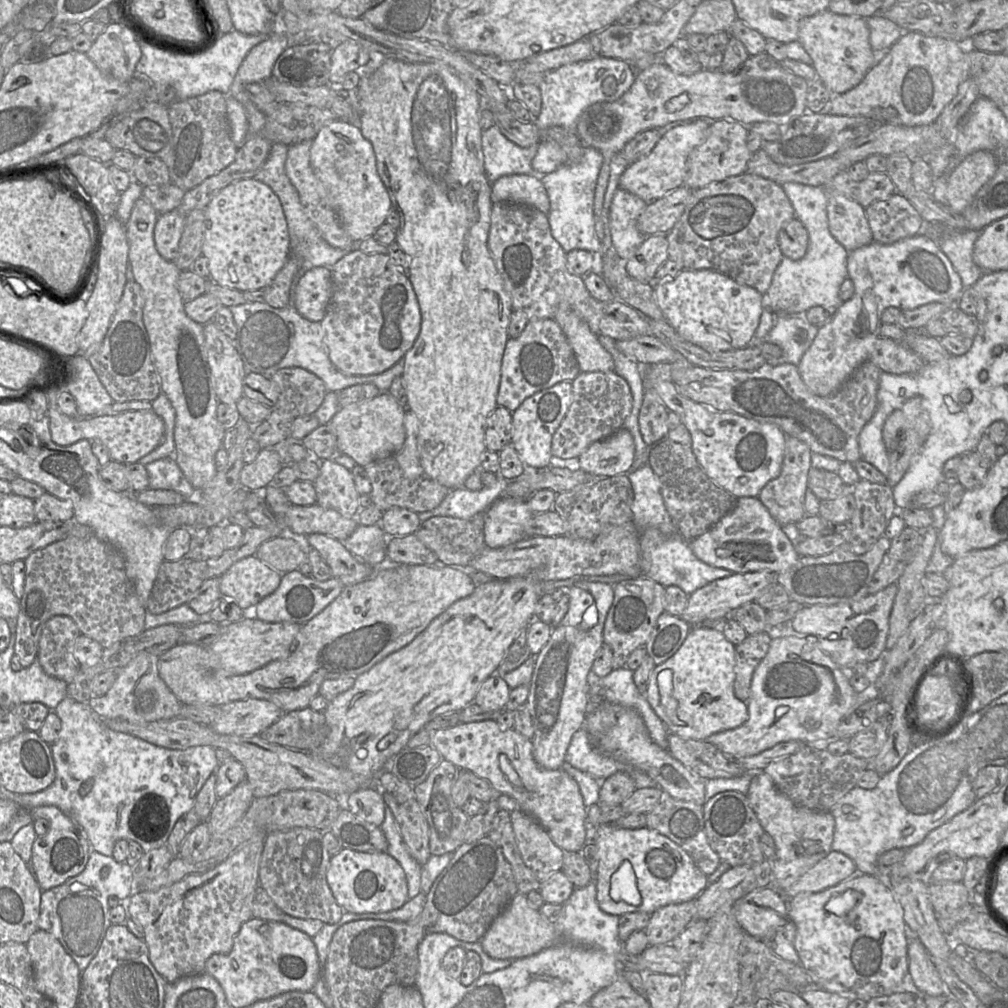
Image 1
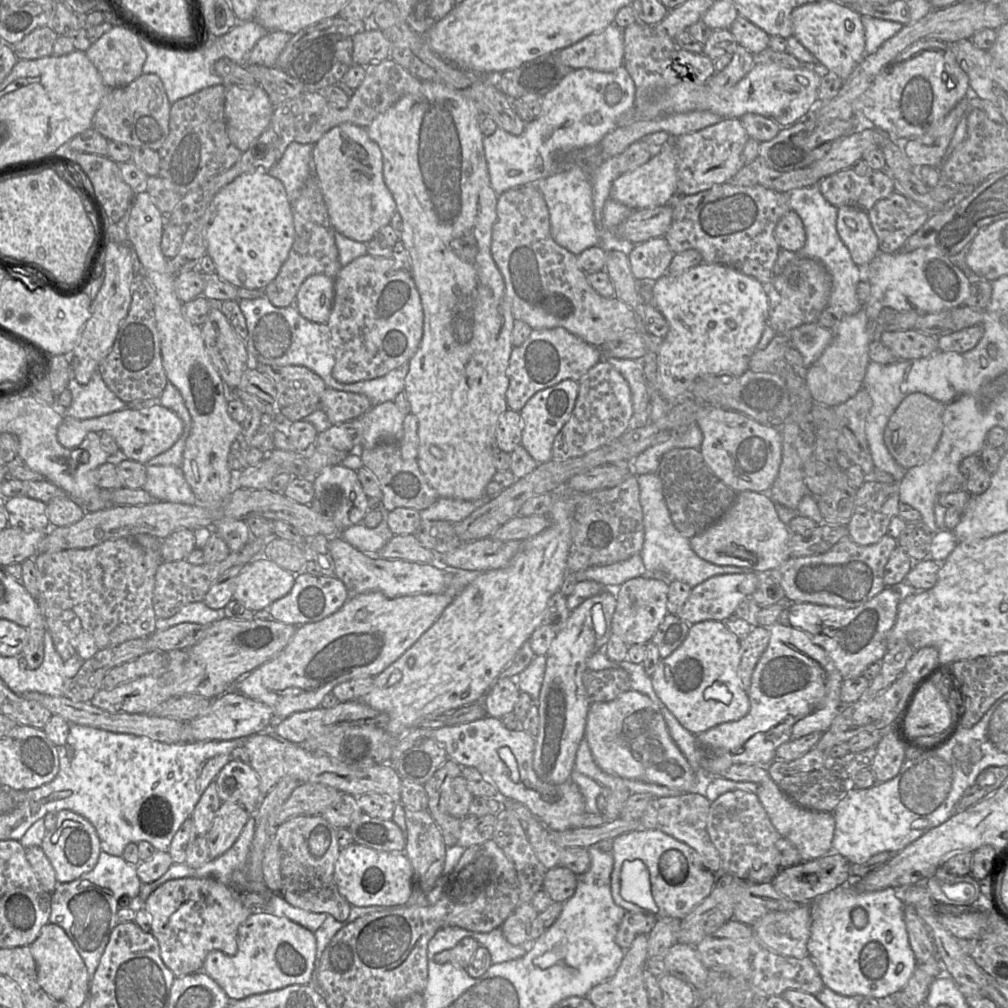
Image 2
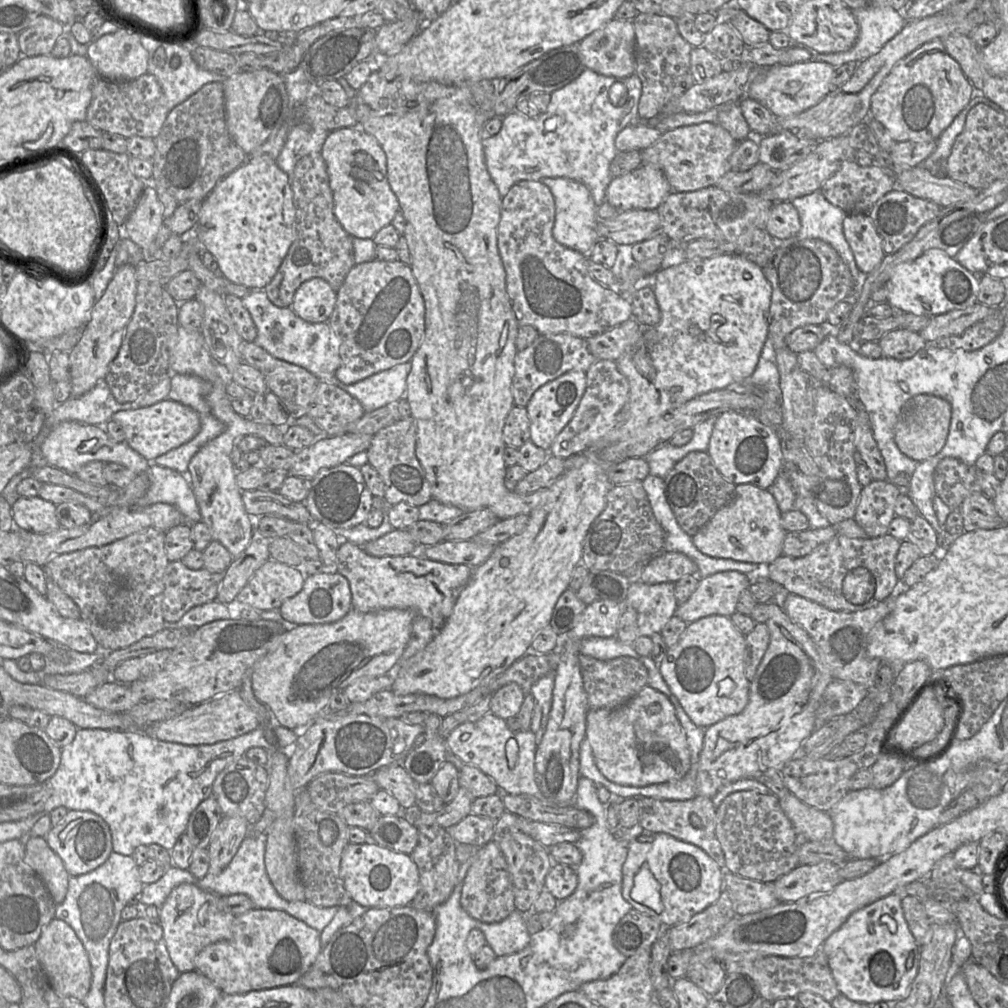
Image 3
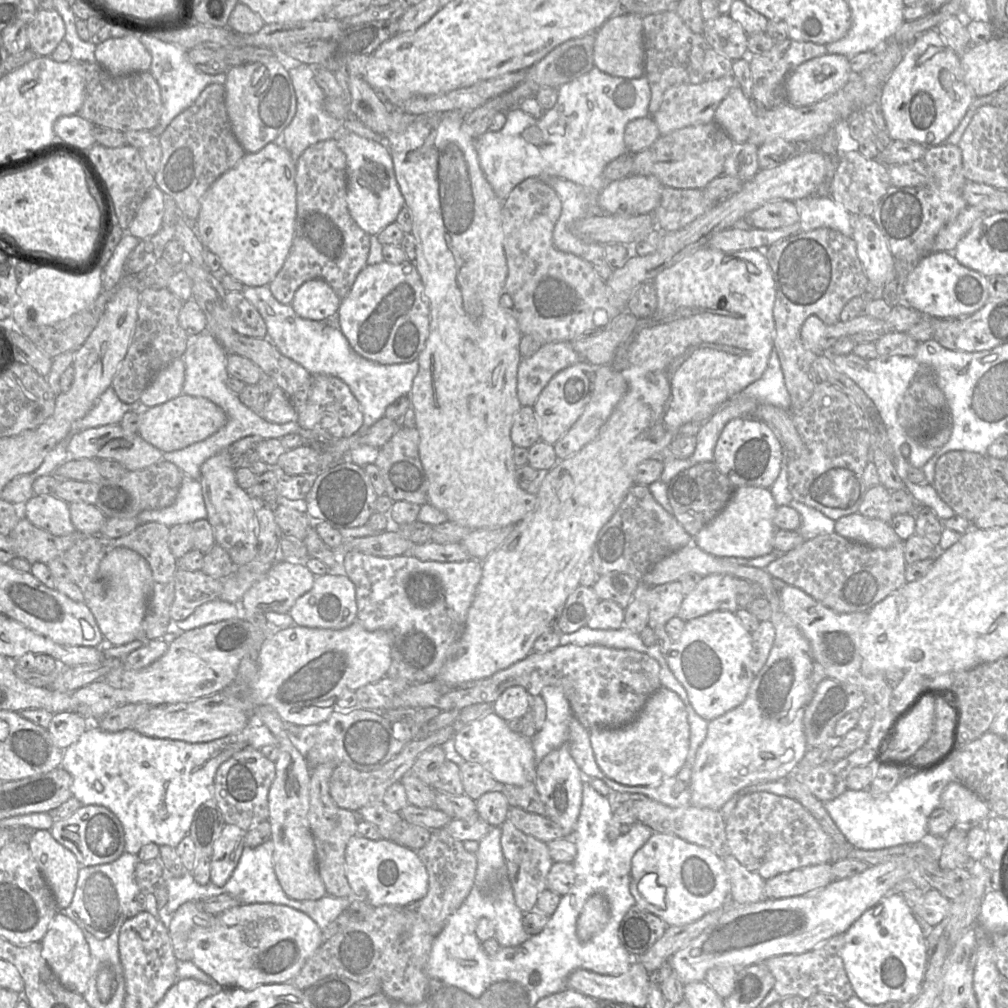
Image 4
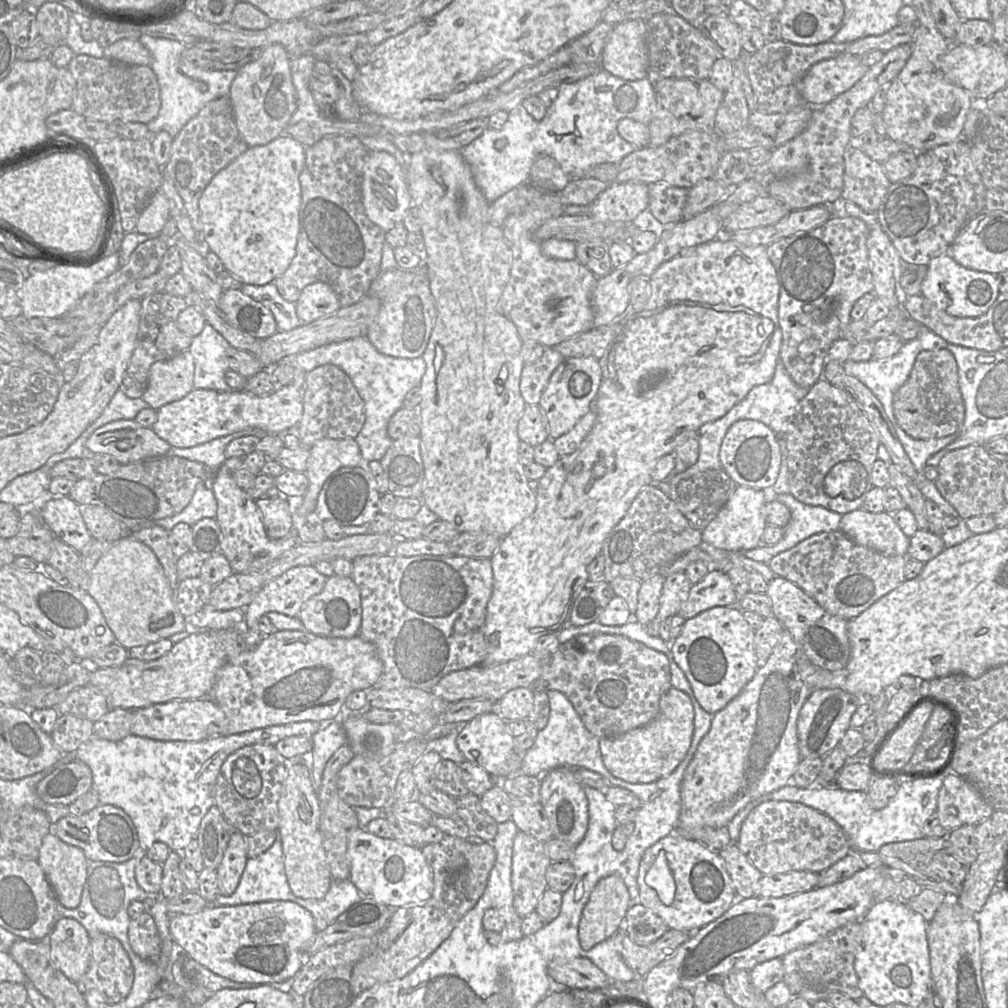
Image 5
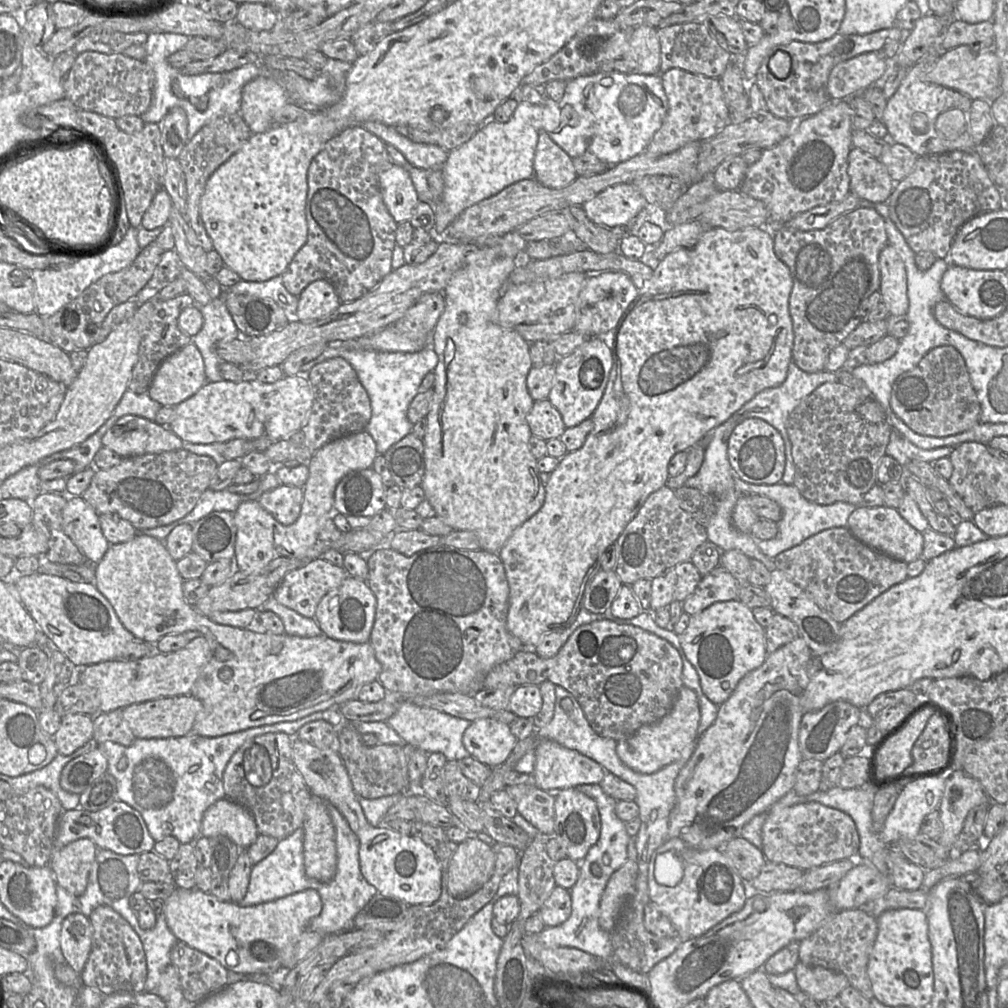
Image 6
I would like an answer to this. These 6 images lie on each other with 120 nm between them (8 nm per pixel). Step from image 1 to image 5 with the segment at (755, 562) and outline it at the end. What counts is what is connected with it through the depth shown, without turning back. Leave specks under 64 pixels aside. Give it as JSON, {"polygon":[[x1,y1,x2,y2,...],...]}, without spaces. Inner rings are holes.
{"polygon":[[737,486,716,517,701,531,702,542,727,552,745,552,758,547,767,526,765,505,766,491]]}

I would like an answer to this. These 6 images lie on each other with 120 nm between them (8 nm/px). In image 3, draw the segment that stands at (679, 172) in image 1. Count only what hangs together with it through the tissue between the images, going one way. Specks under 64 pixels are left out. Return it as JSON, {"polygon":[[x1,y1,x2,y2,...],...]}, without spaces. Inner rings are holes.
{"polygon":[[642,164,631,172,613,177,606,190,606,201,618,211,653,210,671,191,658,166]]}

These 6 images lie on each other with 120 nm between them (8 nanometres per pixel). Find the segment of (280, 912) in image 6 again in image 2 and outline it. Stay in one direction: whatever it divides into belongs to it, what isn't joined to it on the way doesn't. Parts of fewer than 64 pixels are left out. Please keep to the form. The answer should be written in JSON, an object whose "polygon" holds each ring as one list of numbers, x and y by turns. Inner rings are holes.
{"polygon":[[253,913,238,928,235,955,213,950,206,956,202,971,223,989,230,1001,237,1001,290,985,309,984,315,959,314,933,285,917]]}

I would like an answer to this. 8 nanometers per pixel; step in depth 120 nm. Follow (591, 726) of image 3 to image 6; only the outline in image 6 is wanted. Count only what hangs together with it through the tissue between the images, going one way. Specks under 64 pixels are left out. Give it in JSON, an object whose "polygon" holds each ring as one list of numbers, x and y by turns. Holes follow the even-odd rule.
{"polygon":[[683,686,670,711,659,721,644,725,631,736,617,741,616,753,629,768,642,774,652,774,679,759,686,746,697,740,700,709,695,692]]}

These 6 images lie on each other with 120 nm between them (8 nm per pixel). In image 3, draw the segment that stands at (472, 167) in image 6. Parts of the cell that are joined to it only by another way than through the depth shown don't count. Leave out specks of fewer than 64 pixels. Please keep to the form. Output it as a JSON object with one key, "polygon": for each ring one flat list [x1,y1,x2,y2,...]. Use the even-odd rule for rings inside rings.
{"polygon":[[586,68,572,82,551,93,546,112,535,118,527,117,516,110,506,114,502,118,500,131,493,136,484,136,482,140,486,166,500,196,504,197,514,184,523,180,564,177,585,184,596,206,600,206,606,201,606,190,613,179,610,164,618,153,615,138,622,129,639,120,638,104,641,93,642,83,636,74,611,77]]}

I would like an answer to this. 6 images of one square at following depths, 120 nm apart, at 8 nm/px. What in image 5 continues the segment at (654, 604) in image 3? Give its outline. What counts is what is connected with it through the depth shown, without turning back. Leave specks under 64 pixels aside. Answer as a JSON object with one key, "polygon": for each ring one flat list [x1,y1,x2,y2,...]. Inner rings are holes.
{"polygon":[[684,572,667,576,660,596,659,611,655,618,663,621,678,614,681,604,688,598,691,586,693,585]]}

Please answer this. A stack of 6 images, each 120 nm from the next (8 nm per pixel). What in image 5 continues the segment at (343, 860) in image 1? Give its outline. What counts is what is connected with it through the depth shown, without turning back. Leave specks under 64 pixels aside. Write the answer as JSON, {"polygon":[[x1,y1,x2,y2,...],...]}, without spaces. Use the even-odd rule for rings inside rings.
{"polygon":[[356,828,348,837,349,878,363,897,372,897,392,909,427,901,433,892,433,874,422,850,393,838,380,838,365,828]]}

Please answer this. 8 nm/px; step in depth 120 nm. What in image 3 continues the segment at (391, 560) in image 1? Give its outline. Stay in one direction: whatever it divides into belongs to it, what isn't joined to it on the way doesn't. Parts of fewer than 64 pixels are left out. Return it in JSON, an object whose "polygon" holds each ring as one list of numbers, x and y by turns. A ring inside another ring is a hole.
{"polygon":[[393,529,380,538,367,542,361,548,370,556,404,556,417,551,418,546,407,530]]}

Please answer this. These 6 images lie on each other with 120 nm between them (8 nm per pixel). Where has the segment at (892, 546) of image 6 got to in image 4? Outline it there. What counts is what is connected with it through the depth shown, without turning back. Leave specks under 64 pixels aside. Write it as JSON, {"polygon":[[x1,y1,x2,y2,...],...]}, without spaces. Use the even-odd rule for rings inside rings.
{"polygon":[[858,512,835,521,834,532,848,540,878,548,890,548,902,541,890,523]]}

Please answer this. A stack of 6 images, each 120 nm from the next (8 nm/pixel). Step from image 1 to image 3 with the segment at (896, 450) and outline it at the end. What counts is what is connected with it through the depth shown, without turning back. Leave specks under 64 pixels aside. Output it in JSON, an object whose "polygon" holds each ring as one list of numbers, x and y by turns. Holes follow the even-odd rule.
{"polygon":[[920,394,909,399,901,409,895,426,895,442,909,458,922,462,944,447,950,428,951,404,938,396]]}

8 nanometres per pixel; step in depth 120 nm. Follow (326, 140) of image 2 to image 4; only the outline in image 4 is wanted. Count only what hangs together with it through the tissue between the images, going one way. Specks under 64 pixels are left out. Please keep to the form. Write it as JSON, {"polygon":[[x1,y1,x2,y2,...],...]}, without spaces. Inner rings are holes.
{"polygon":[[341,131,335,139,346,156,349,213,363,231,370,236,377,236,389,224,396,223,399,212,405,207,389,149,350,131]]}

